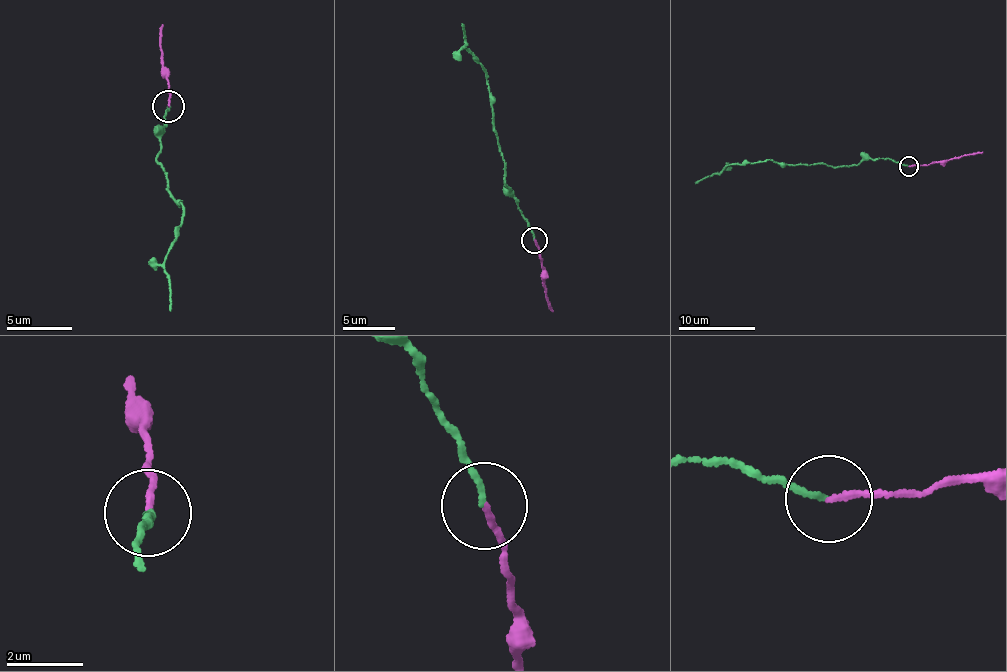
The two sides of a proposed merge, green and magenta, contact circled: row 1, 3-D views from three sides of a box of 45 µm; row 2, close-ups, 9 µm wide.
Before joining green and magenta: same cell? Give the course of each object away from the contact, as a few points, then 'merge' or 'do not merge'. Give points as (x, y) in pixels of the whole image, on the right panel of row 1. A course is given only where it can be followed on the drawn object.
green via (908, 166), (890, 158), (865, 159), (833, 168), (823, 163), (781, 165), (765, 160), (723, 168), (694, 183) | magenta via (908, 166), (982, 152) | merge

